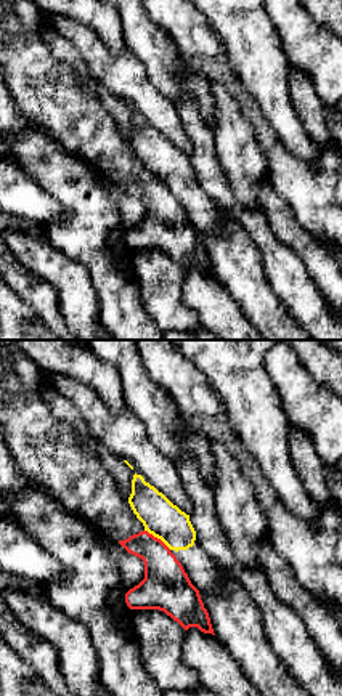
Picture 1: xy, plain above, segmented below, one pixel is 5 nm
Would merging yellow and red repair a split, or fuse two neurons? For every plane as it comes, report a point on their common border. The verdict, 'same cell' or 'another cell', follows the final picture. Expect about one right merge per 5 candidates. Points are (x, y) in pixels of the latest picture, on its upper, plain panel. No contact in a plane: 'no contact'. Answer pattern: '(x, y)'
(158, 178)

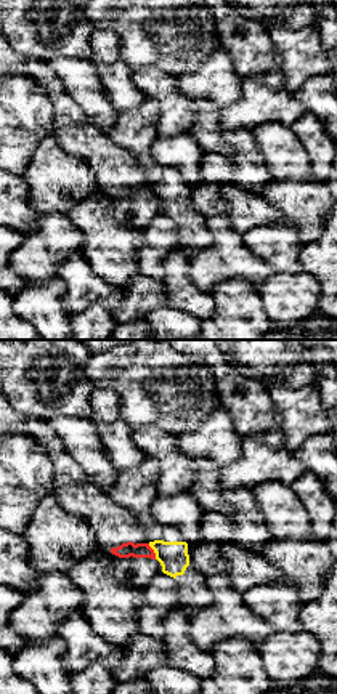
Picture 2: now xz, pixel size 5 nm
(154, 193)

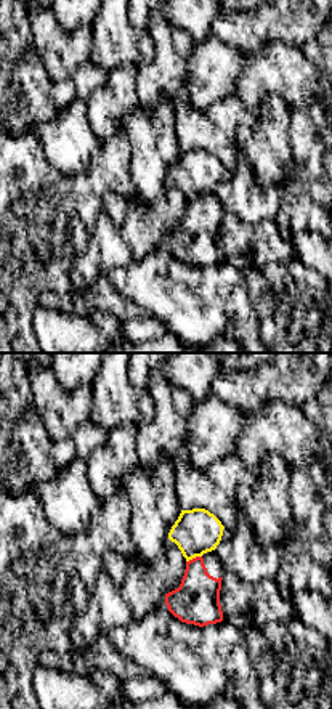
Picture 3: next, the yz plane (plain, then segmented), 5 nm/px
(193, 198)

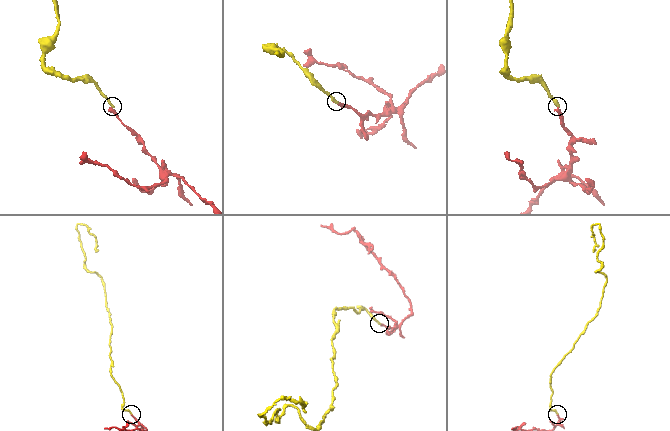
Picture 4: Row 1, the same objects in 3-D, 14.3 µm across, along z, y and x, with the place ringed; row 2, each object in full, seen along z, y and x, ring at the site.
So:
another cell

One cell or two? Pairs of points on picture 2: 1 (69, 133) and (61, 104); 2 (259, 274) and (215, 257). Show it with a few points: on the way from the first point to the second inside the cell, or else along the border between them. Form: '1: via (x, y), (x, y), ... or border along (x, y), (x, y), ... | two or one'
1: via (69, 127), (66, 111) | one
2: via (247, 266), (227, 258) | one

